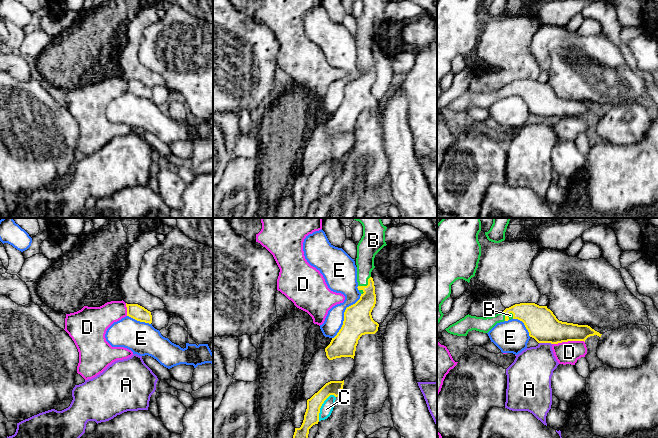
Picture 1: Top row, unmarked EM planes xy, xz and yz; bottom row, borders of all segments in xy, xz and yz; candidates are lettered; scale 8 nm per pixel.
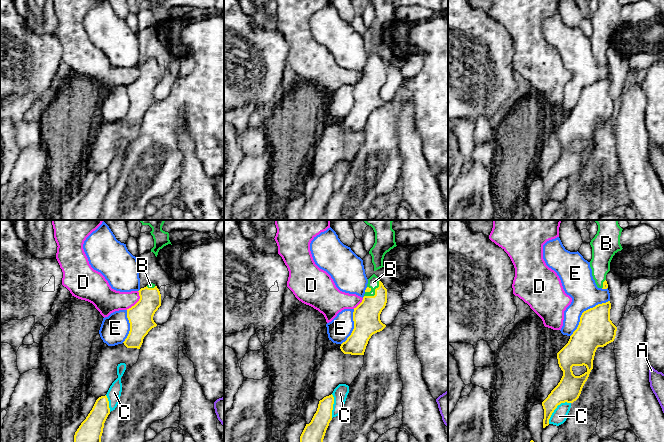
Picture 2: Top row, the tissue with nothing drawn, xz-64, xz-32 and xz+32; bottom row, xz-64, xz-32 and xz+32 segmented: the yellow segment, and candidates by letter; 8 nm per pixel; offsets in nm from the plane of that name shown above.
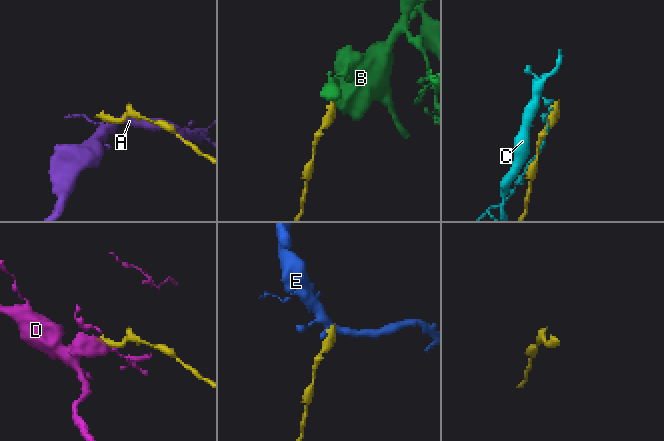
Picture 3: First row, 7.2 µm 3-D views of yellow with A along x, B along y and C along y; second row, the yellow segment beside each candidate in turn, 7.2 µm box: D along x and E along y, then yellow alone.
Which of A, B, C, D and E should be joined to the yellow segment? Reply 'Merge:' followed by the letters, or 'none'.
Merge: B

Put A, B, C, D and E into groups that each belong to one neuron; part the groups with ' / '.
A / B / C / D / E

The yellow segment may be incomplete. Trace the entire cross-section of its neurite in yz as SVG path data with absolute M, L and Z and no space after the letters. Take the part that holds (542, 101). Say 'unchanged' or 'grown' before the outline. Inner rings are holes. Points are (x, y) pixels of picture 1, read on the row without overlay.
grown; M535 79L515 80L501 89L486 94L468 90L445 106L457 112L467 112L472 106L488 109L497 99L511 95L522 97L529 112L538 119L585 118L590 112L602 111L588 101L559 97L547 82L539 82Z

